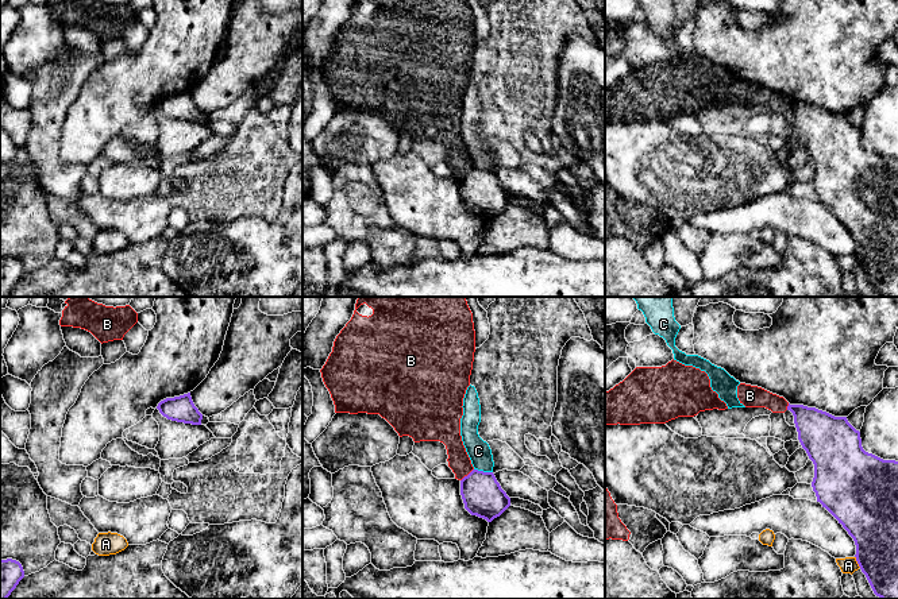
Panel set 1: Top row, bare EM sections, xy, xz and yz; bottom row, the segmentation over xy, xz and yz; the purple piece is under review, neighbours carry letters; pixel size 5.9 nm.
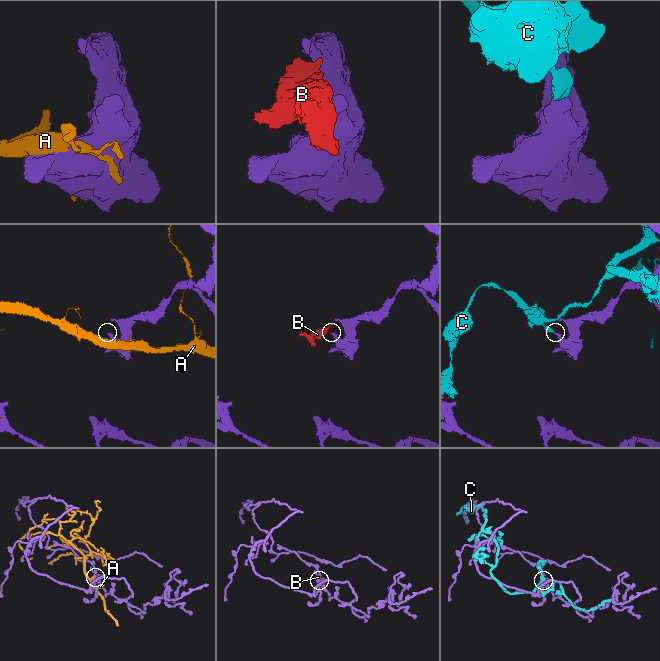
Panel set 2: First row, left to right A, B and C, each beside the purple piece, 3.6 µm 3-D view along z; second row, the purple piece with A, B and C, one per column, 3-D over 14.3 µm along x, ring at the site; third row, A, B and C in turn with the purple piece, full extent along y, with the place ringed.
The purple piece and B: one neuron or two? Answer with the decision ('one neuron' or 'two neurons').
two neurons

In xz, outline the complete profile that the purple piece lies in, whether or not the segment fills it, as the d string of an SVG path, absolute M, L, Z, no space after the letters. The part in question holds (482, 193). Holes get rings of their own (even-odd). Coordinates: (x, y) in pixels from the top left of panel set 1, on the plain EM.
M473 167L460 178L460 193L465 206L487 220L500 215L510 204L510 196L493 170Z

